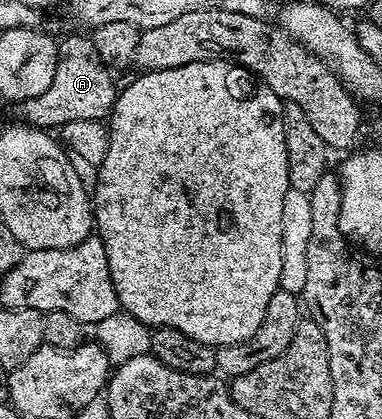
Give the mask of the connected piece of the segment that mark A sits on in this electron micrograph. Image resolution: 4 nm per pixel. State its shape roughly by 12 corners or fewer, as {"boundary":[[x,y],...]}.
{"boundary":[[91,36],[59,42],[42,95],[19,102],[45,131],[104,121],[118,92]]}

